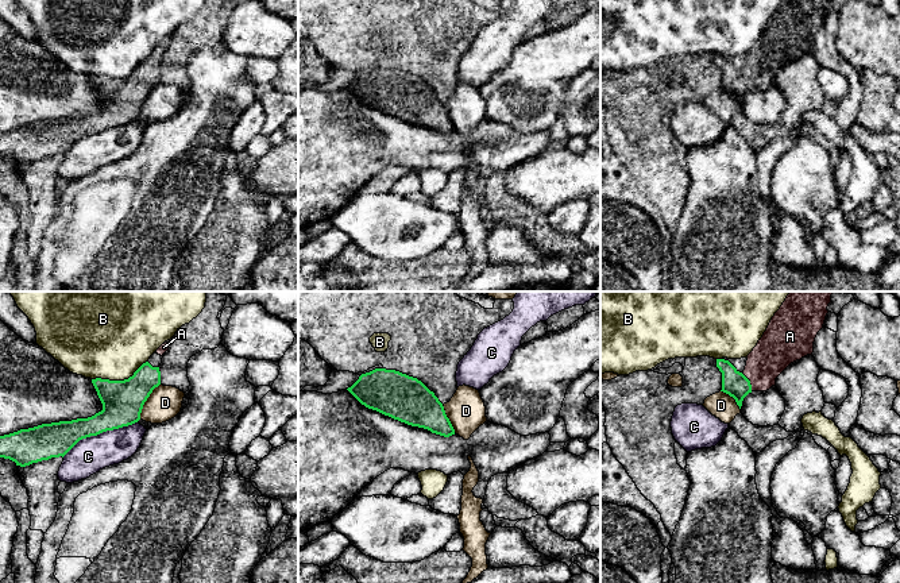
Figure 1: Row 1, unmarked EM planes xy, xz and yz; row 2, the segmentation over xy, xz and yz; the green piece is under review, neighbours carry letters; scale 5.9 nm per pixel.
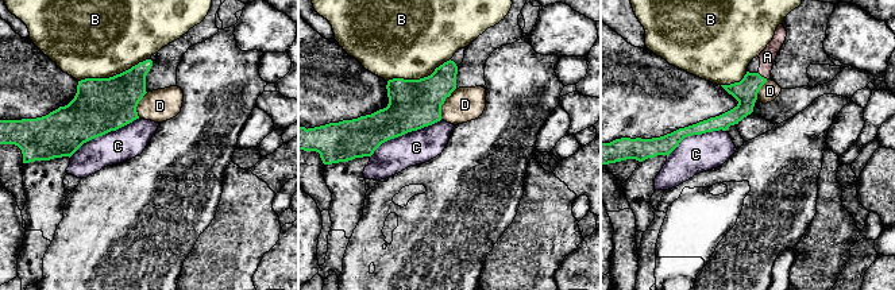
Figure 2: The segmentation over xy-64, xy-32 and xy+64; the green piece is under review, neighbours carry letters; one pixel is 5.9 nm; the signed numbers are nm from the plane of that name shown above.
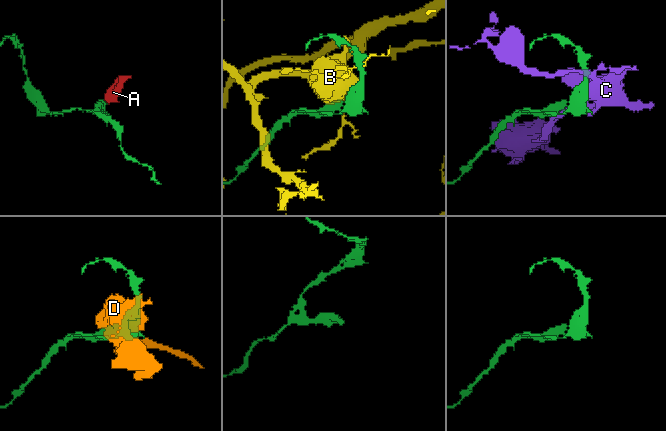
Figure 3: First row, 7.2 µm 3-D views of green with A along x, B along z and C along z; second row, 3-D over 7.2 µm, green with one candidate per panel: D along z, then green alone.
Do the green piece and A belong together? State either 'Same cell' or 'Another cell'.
Same cell

